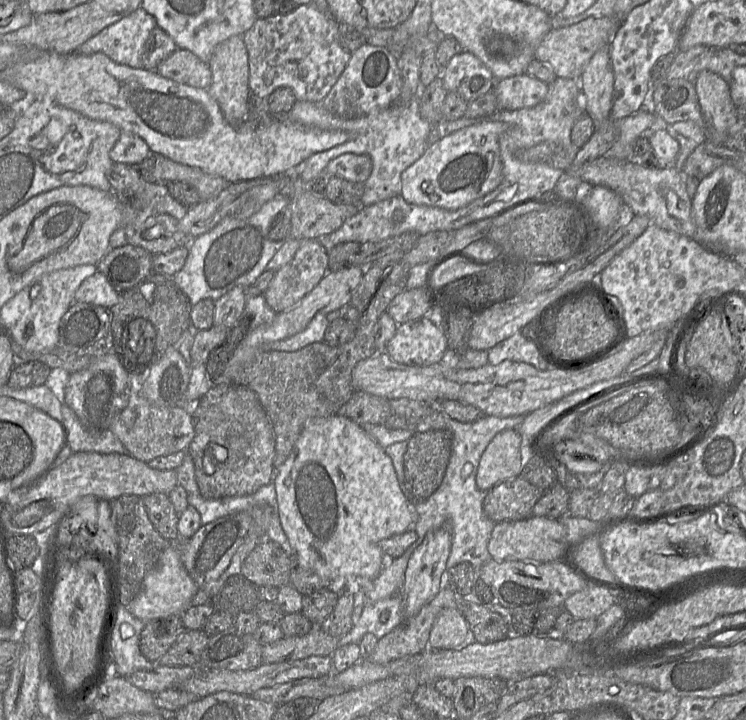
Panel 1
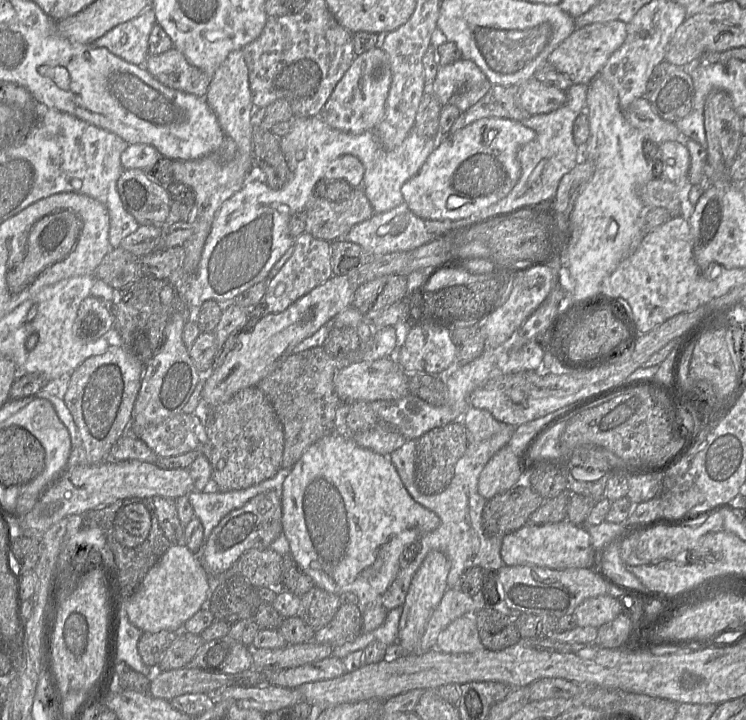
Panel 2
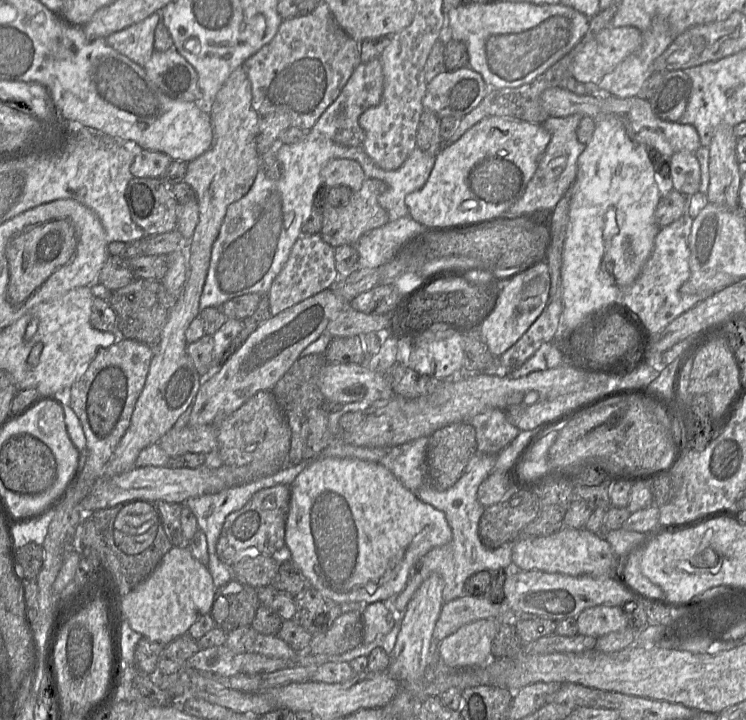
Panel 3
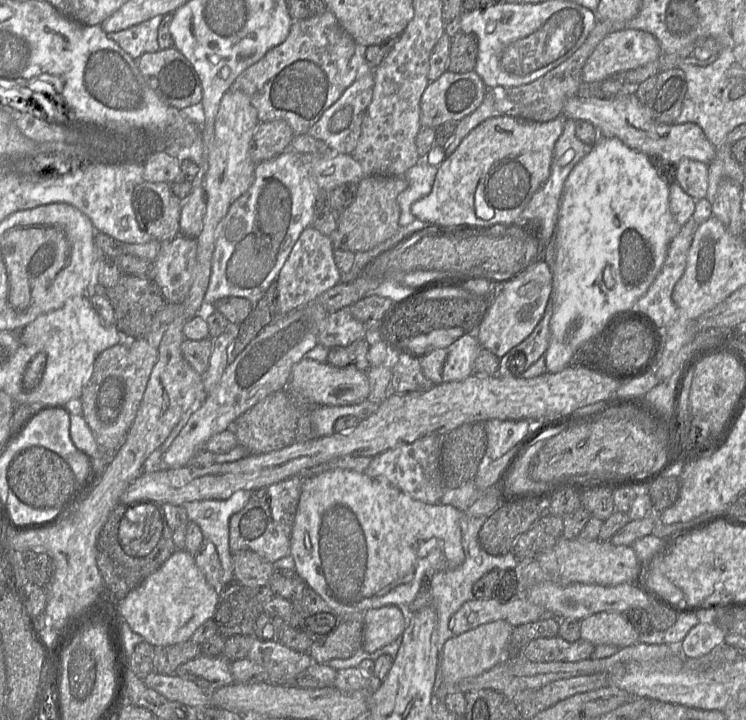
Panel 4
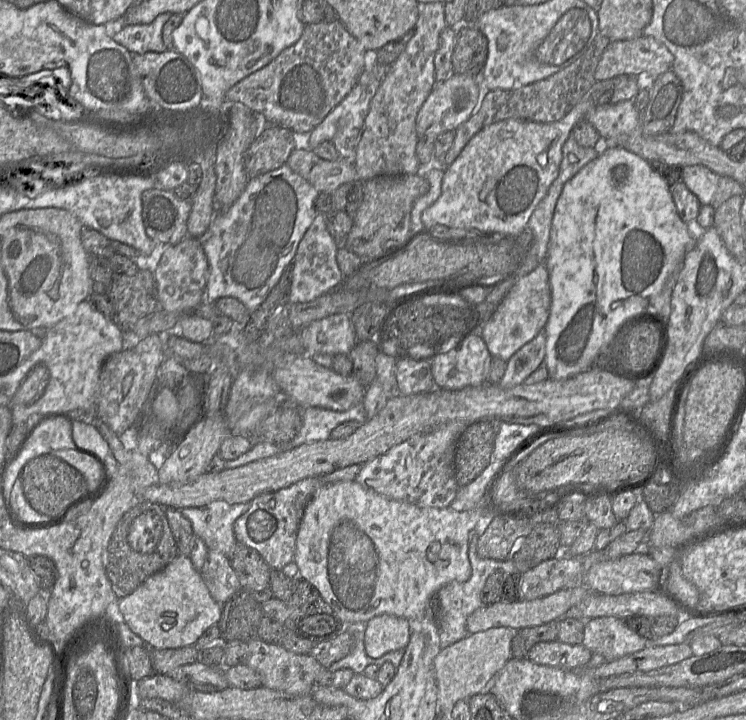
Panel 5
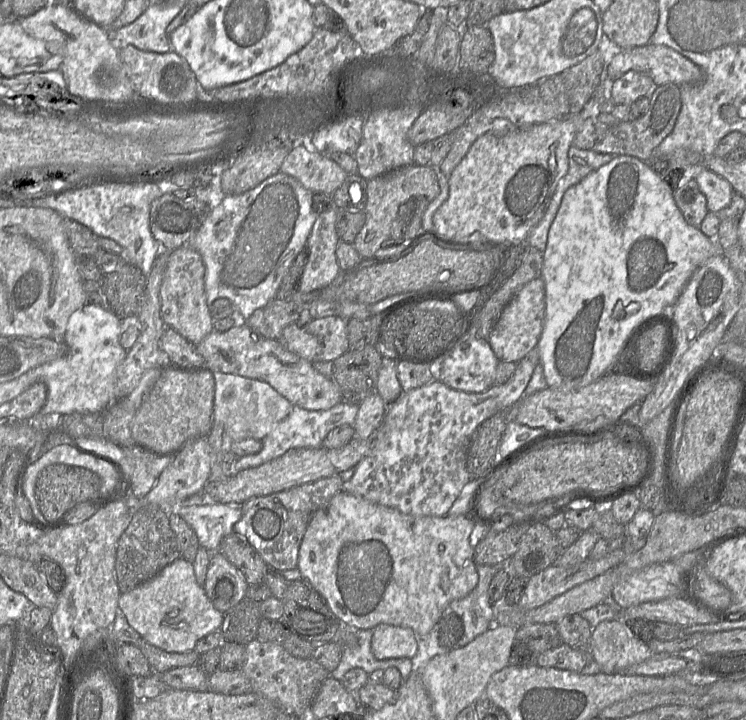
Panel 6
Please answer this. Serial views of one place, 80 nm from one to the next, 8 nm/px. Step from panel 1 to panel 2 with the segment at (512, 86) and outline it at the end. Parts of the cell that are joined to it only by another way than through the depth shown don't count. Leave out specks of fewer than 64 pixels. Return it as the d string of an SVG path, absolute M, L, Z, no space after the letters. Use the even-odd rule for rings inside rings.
M531 78L518 85L522 106L531 115L552 112L567 100L566 92Z

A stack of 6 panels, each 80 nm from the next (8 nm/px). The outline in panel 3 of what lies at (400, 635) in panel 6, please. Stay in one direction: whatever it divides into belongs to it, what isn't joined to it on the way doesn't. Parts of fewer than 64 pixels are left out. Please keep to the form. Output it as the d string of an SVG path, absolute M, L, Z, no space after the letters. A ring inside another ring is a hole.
M378 601L367 605L363 613L363 643L369 644L392 630L395 621L389 608L391 601Z

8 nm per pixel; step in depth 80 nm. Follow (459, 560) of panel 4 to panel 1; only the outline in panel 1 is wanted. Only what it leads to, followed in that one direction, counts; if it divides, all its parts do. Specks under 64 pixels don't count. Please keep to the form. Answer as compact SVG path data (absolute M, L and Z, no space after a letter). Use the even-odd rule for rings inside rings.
M334 414L313 418L304 426L289 457L276 469L273 483L281 526L301 565L317 573L329 583L327 588L338 595L348 582L360 585L360 591L353 594L356 624L366 605L366 595L373 589L373 581L387 563L380 541L413 529L417 521L414 505L400 486L391 458L362 426L348 417Z

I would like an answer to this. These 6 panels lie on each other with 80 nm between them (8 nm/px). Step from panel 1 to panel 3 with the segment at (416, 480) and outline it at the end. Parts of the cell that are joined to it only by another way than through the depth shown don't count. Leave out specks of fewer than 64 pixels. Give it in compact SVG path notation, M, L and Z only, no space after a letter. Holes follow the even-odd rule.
M469 422L447 425L428 438L426 484L438 491L453 486L462 476L469 460L478 452L476 430Z

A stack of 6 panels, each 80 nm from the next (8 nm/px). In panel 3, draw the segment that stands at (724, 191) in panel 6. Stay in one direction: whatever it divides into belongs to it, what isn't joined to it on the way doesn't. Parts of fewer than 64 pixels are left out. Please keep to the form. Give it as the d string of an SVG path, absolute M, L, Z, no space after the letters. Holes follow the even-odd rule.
M677 152L669 158L670 186L685 196L700 191L701 169L695 153Z

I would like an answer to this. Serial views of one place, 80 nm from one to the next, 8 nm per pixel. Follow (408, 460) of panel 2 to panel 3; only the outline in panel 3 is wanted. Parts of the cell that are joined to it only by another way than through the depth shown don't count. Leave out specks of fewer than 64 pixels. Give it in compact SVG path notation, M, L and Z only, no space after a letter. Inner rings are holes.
M477 452L469 460L461 478L450 488L438 491L425 484L415 492L421 501L430 504L445 514L447 522L452 529L452 539L443 546L433 548L419 559L412 568L406 587L392 600L394 608L406 610L417 589L432 573L437 573L443 578L443 602L447 603L467 595L465 582L473 574L480 571L514 569L512 561L513 543L505 543L496 549L490 549L483 544L479 536L479 523L485 507L478 501L477 492L480 484L493 471L496 460L497 455Z

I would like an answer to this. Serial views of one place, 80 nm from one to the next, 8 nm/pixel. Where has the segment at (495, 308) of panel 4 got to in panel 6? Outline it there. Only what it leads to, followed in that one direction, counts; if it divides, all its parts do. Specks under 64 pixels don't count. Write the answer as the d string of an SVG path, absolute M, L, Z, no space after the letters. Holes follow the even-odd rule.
M542 277L528 282L503 309L488 342L499 361L519 362L538 344L545 318L545 283Z

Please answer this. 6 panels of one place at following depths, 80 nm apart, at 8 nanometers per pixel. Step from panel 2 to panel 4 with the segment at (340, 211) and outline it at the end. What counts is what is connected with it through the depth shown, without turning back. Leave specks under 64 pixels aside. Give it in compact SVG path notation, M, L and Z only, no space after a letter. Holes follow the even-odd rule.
M368 176L358 183L357 194L352 204L337 213L337 228L329 236L334 249L354 253L368 251L388 238L400 228L398 195L408 186L402 176Z

